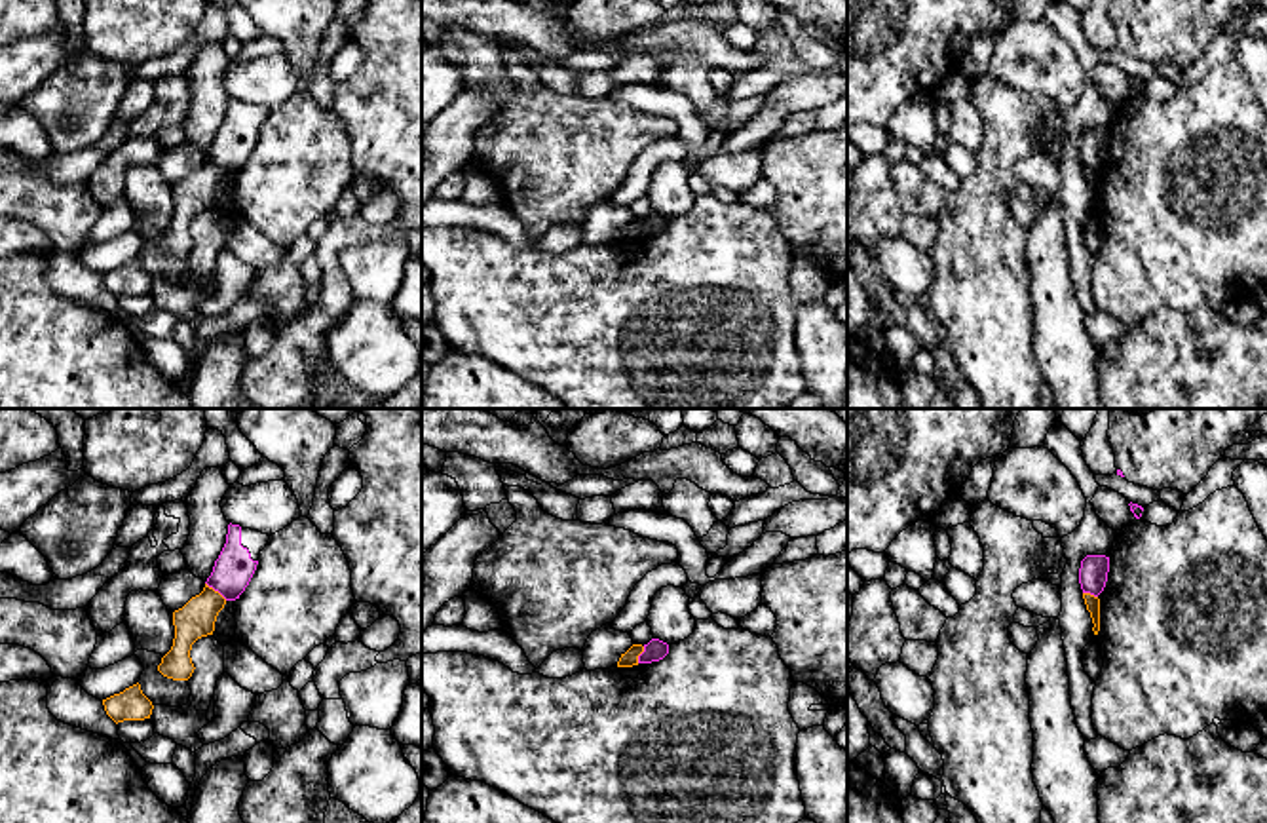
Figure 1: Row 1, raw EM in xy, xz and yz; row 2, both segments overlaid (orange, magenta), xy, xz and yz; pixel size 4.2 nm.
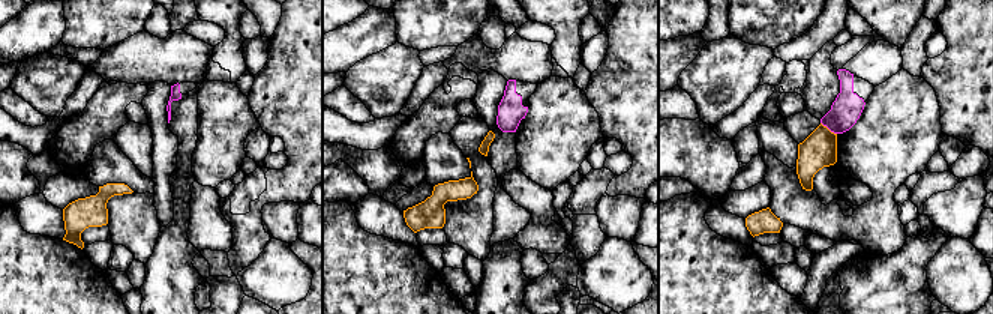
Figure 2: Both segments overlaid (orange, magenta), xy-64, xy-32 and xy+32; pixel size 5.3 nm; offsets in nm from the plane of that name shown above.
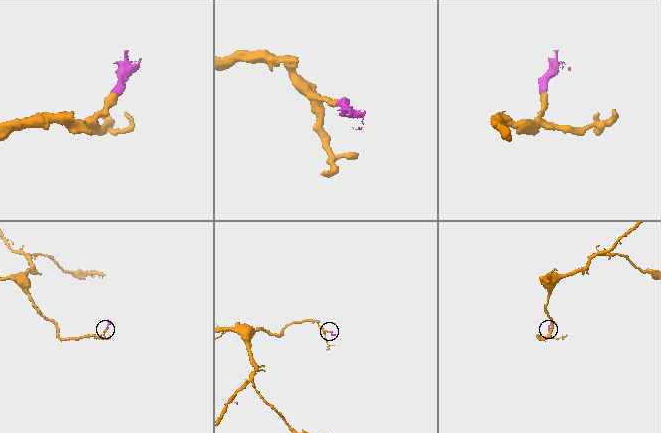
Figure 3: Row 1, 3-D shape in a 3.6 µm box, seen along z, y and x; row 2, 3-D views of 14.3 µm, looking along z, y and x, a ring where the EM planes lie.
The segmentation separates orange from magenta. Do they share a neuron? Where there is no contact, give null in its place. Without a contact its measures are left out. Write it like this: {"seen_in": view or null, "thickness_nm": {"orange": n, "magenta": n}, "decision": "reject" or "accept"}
{"seen_in": "xy", "thickness_nm": {"orange": 160, "magenta": 170}, "decision": "reject"}

